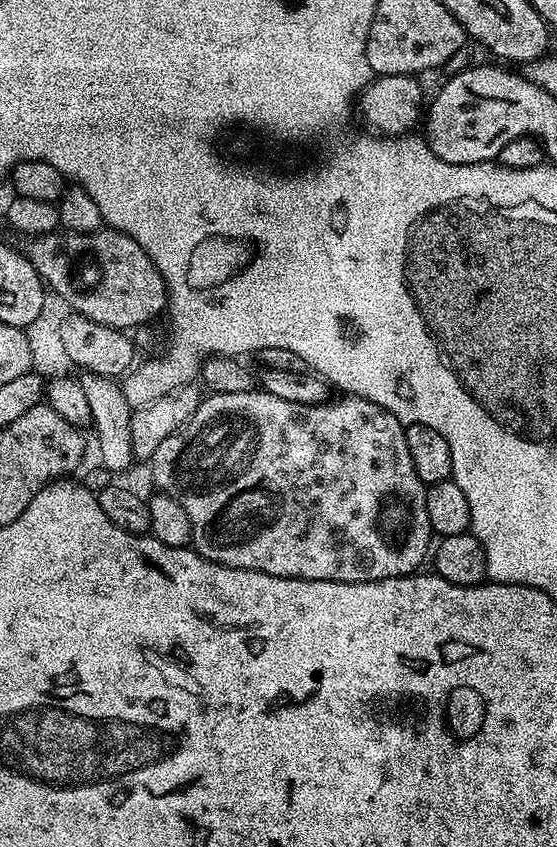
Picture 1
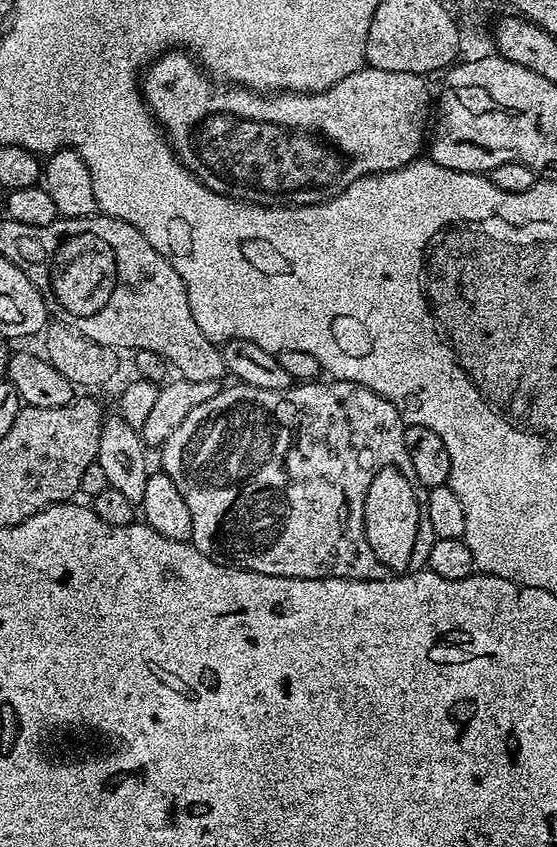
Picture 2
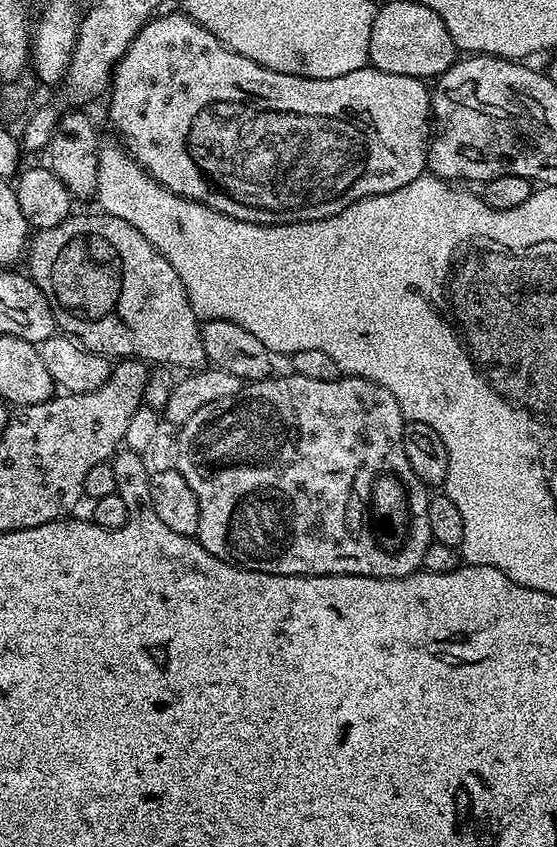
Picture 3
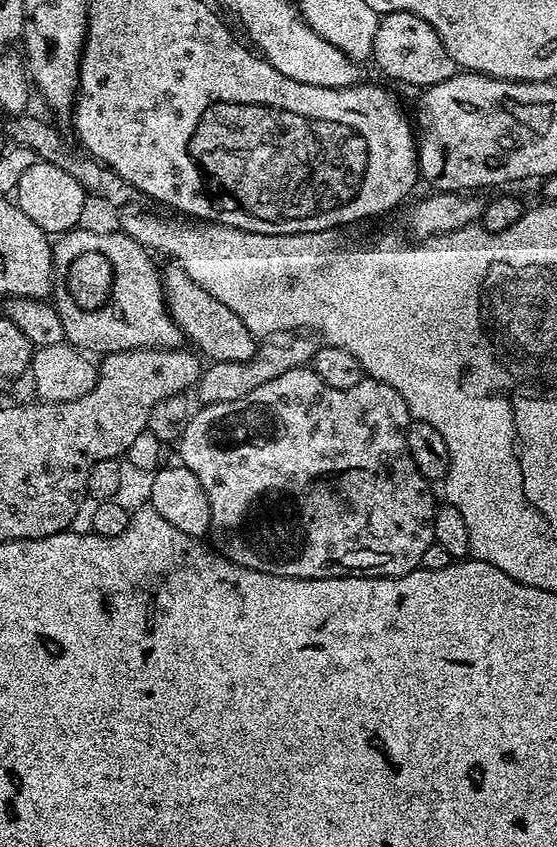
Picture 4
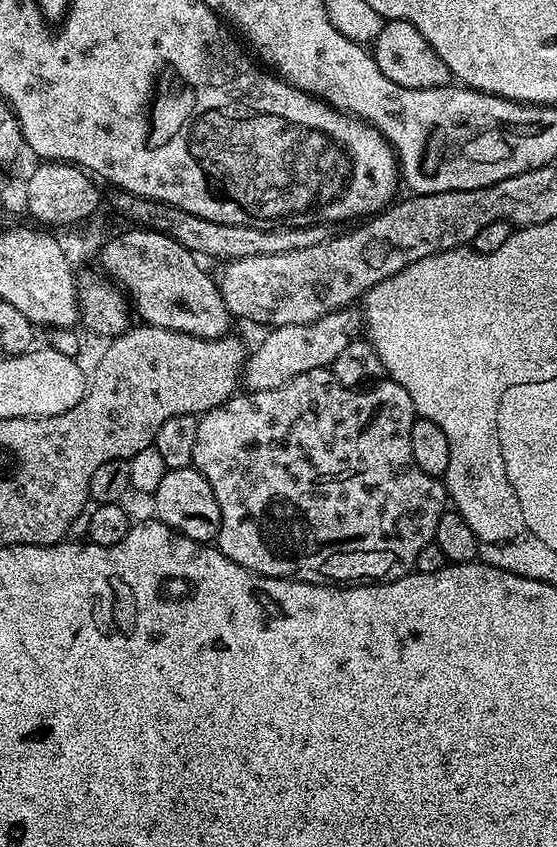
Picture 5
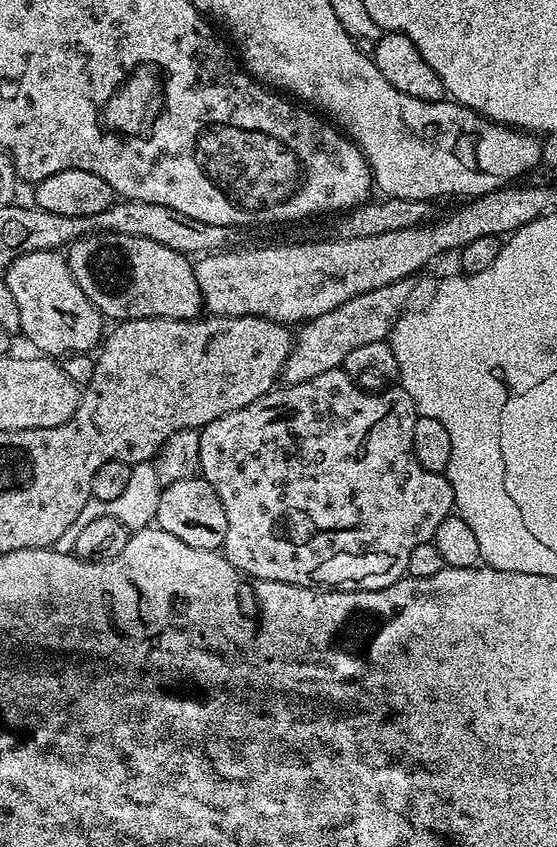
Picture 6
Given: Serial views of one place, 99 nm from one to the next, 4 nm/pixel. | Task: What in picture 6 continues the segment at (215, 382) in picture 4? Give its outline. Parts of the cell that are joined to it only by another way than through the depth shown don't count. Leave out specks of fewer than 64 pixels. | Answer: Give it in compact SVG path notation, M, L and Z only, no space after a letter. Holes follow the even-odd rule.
M404 282L387 284L378 290L358 294L350 298L350 302L342 302L342 306L330 310L330 314L322 314L307 321L299 329L301 332L295 333L292 353L284 364L283 383L289 385L310 382L310 378L318 378L318 374L326 374L326 370L341 367L350 350L366 346L370 342L388 340L396 319L409 307L408 286Z

